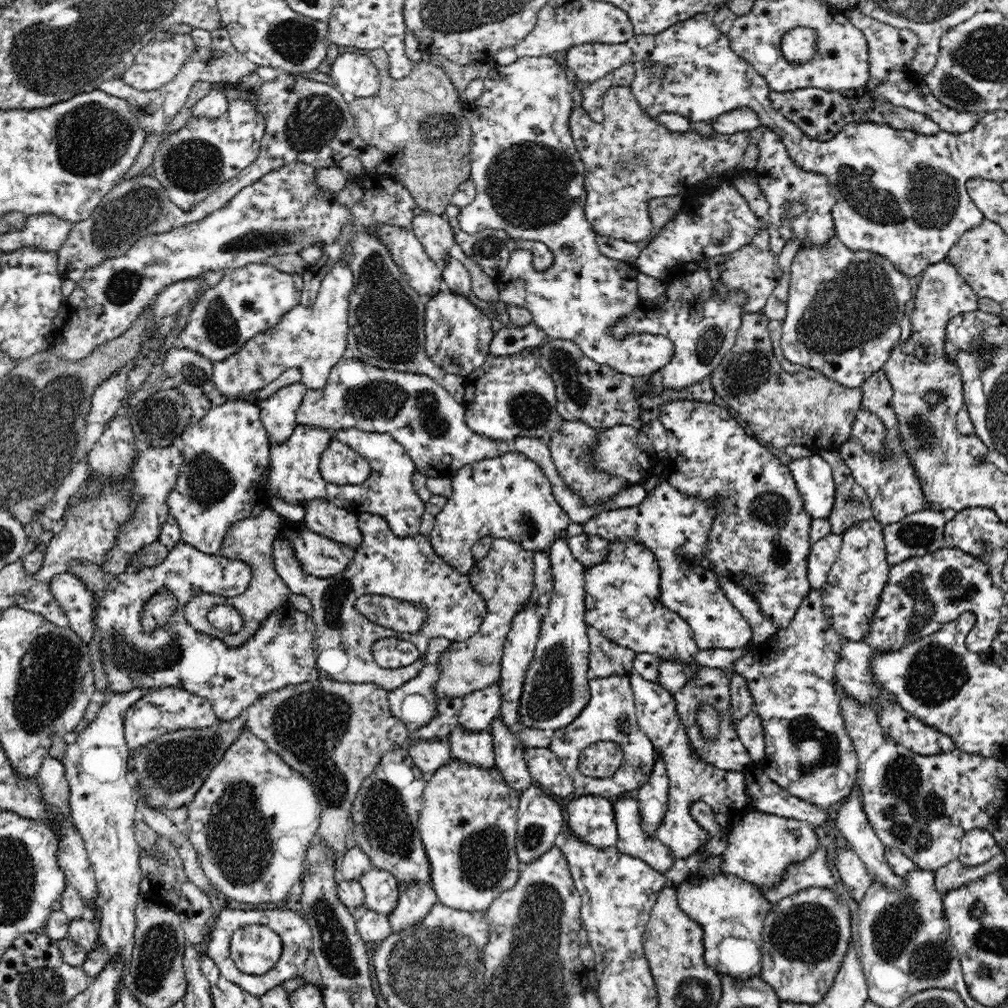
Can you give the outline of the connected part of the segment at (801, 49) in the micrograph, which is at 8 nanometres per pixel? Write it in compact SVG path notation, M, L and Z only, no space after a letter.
M808 27L789 30L781 40L782 54L791 64L802 65L816 56L816 31Z

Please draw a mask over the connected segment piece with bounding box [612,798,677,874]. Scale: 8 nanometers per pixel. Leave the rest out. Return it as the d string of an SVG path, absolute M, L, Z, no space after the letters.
M620 798L612 804L618 829L618 851L644 861L662 874L670 870L677 858L660 840L644 831L637 800Z

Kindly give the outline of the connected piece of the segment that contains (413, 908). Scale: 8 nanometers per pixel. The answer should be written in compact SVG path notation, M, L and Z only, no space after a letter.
M399 882L398 902L393 908L394 912L388 915L392 930L400 932L420 924L430 914L433 904L438 902L431 883Z

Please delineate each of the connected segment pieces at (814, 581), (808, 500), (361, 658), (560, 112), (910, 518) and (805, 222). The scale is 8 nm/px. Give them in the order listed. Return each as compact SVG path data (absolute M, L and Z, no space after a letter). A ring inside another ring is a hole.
M830 533L811 544L808 555L808 581L812 589L826 585L829 570L838 558L842 535Z
M813 451L806 458L792 459L788 467L806 512L814 519L828 518L835 495L831 466L818 452Z
M372 512L357 515L357 521L362 533L362 544L342 574L331 579L305 574L299 568L292 543L279 532L273 542L273 563L276 572L292 593L307 596L311 600L313 609L310 616L317 626L314 639L316 654L324 650L344 650L348 656L348 664L328 664L324 660L317 660L317 669L321 675L338 682L374 683L391 691L418 676L426 664L425 652L430 640L436 637L444 637L452 643L468 640L478 632L487 608L480 593L470 585L470 574L458 572L442 560L434 552L428 536L396 536L386 520ZM362 595L392 597L420 605L423 614L420 630L414 633L398 632L374 624L355 607L355 600ZM388 637L400 637L415 644L420 652L418 660L400 669L378 666L371 648L377 640Z
M520 57L517 58L512 64L506 66L496 65L496 68L489 69L489 72L484 75L483 79L483 91L482 96L478 100L468 103L466 105L466 114L464 118L470 121L471 124L471 151L469 154L471 164L471 176L472 182L476 185L476 196L474 200L461 208L460 214L457 216L459 227L468 234L476 234L476 232L484 229L496 229L506 231L512 238L516 240L538 240L538 242L544 242L546 246L552 251L554 255L554 261L551 266L544 271L538 271L534 269L532 265L532 256L529 254L514 254L506 265L505 272L501 273L497 281L497 287L500 293L500 299L497 306L498 310L502 311L506 305L516 305L521 308L526 308L534 318L534 323L539 328L542 328L543 332L546 332L548 338L561 339L566 341L574 342L584 355L588 356L589 359L594 360L597 364L602 364L613 369L615 372L621 373L622 375L629 375L632 377L642 377L654 374L658 372L660 368L664 368L666 364L670 364L670 359L674 354L674 344L667 340L661 335L648 335L637 331L627 331L623 333L619 338L613 335L613 327L625 317L628 317L642 302L641 297L637 291L636 278L639 270L634 266L633 263L626 261L614 261L607 256L604 256L596 242L596 233L590 226L589 220L586 220L584 205L586 202L586 191L585 191L585 164L577 151L576 145L574 144L571 130L569 129L569 116L571 110L576 106L570 90L570 82L566 75L566 70L560 66L554 58L551 57Z
M926 509L907 514L898 522L883 525L888 564L894 566L946 546L944 527L947 522L942 511Z
M758 125L748 134L750 144L755 143L759 150L758 162L754 168L759 174L756 180L769 204L767 212L767 230L772 253L779 255L782 247L789 240L800 240L804 245L825 244L835 234L835 226L831 208L837 203L837 198L830 193L828 179L816 172L806 172L790 158L780 135L770 127Z

